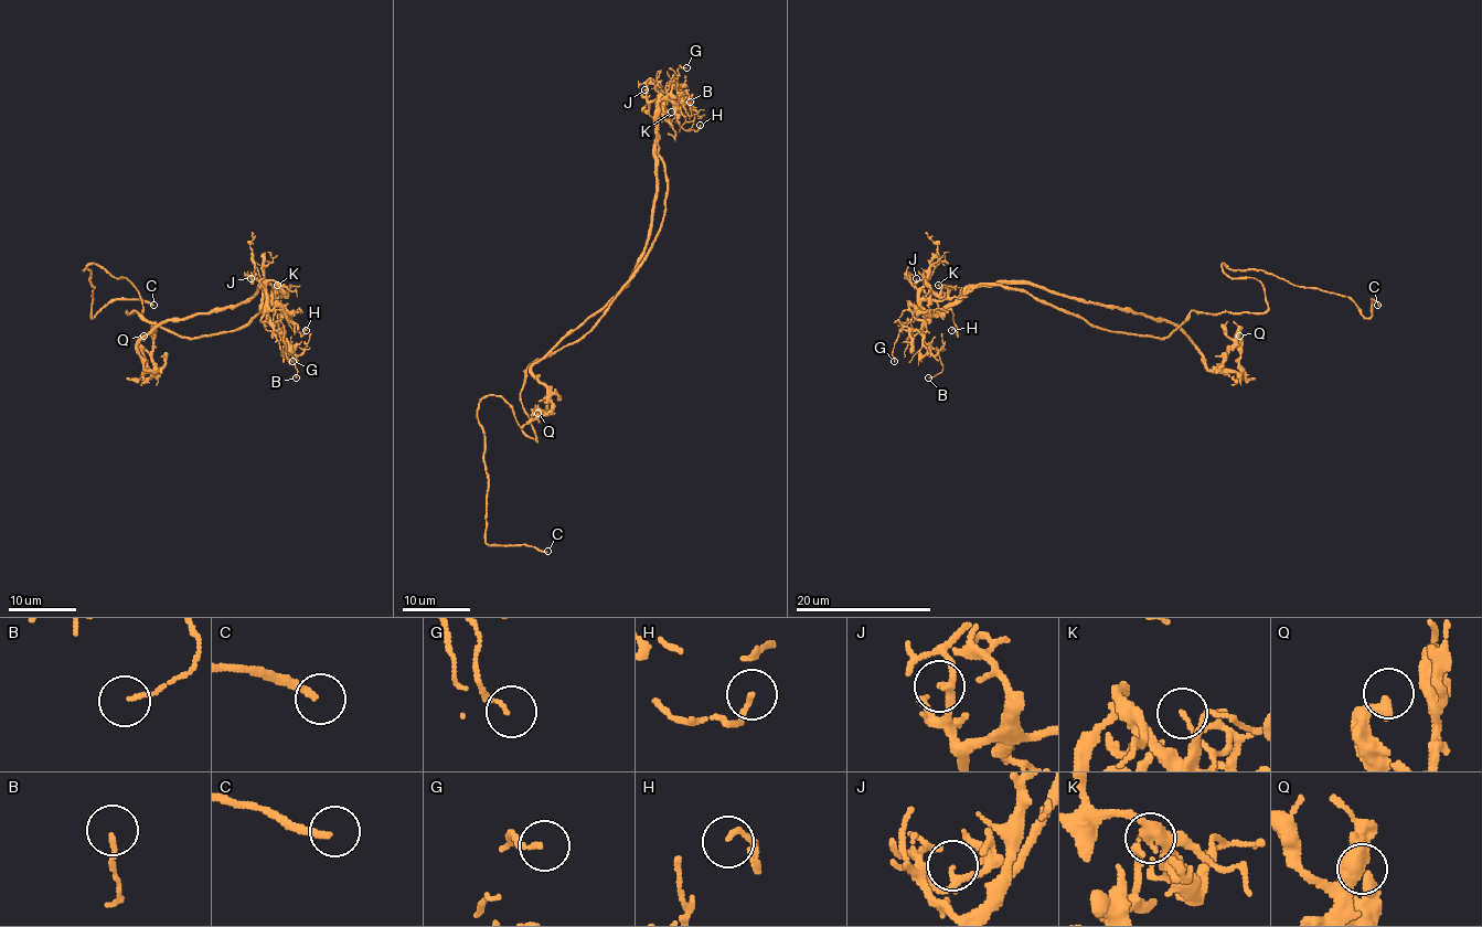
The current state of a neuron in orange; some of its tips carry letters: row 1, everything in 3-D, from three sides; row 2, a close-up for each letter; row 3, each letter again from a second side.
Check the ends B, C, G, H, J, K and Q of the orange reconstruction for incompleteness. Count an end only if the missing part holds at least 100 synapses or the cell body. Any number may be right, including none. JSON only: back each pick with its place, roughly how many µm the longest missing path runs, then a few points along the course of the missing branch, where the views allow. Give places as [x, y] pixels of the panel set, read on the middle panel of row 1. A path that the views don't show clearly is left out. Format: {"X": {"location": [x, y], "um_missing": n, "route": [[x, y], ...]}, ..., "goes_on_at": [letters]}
{"C": {"location": [547, 551], "um_missing": 4, "route": [[547, 551], [562, 557]]}, "goes_on_at": ["C"]}

